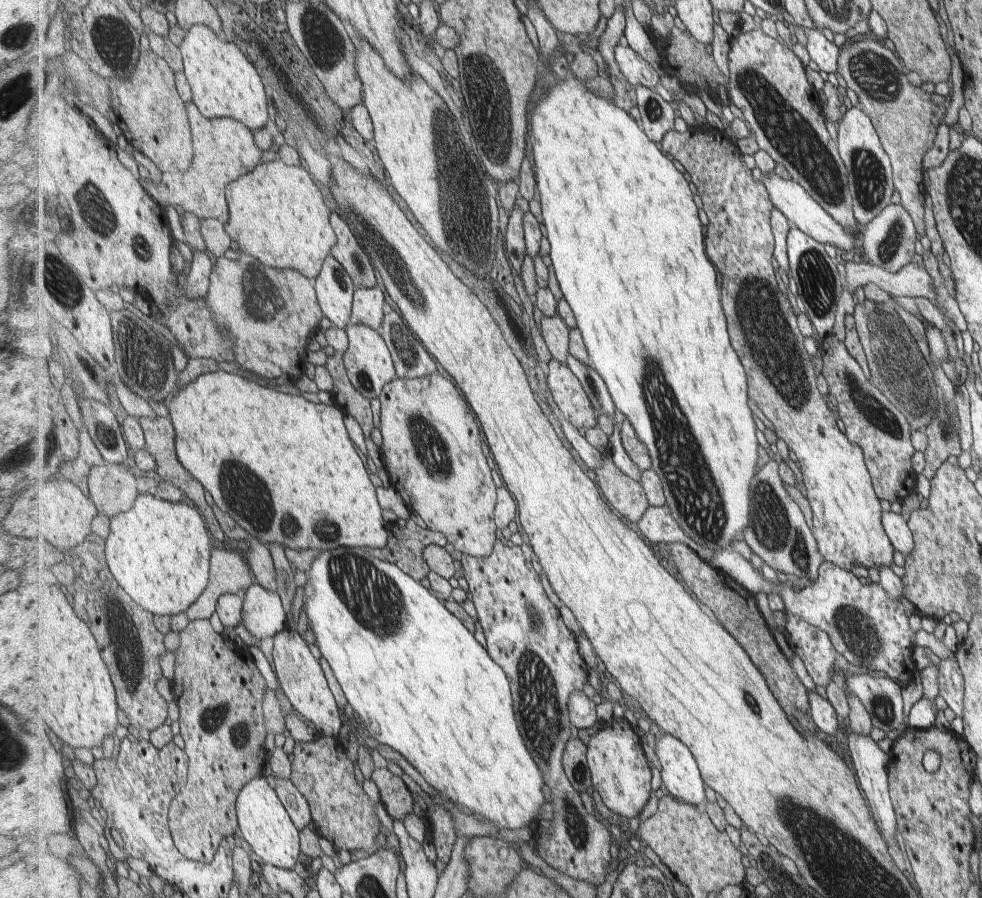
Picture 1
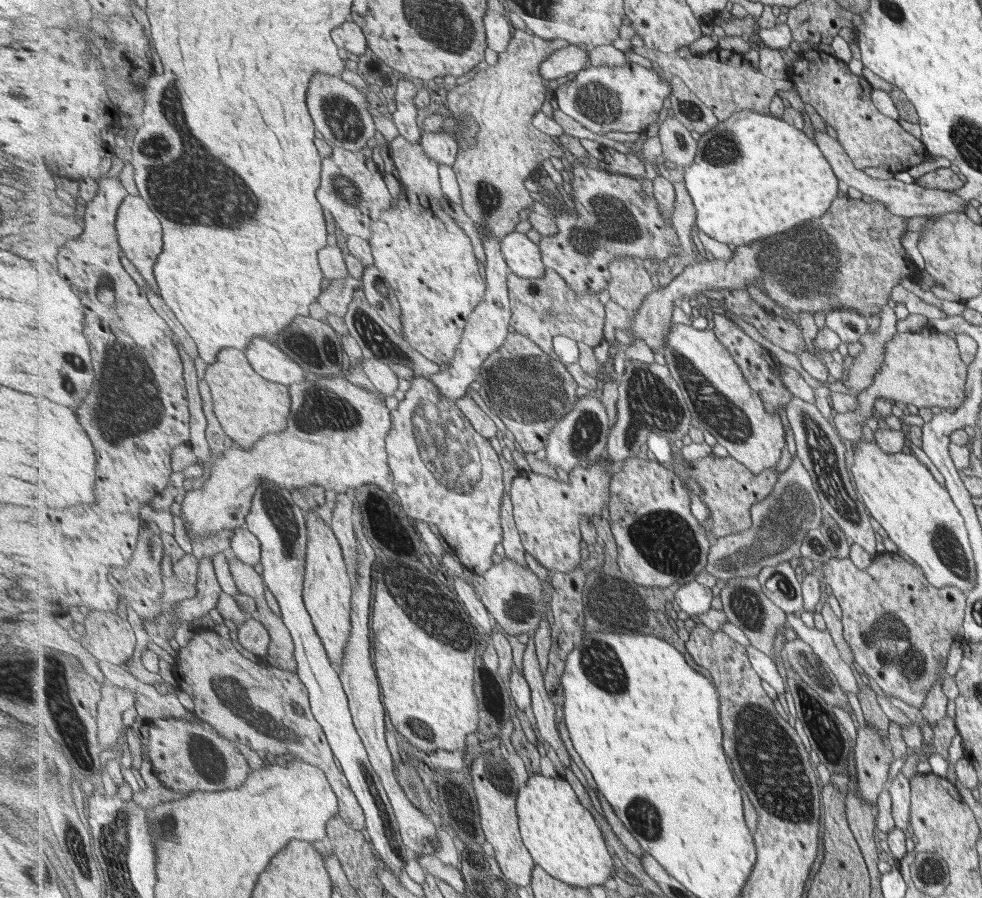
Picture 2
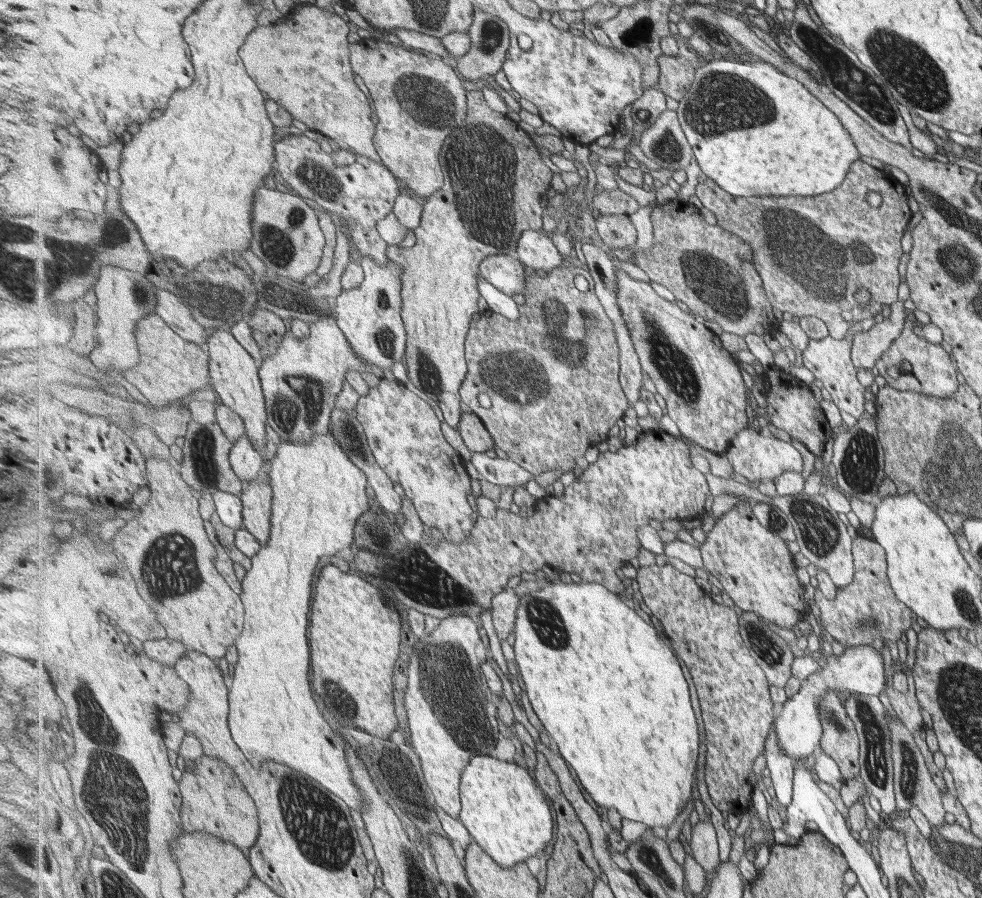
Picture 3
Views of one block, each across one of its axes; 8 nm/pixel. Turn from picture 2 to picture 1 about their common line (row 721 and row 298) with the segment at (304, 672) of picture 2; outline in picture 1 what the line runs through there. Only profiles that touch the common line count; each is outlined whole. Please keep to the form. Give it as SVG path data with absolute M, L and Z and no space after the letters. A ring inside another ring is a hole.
M332 254L316 278L315 288L325 316L331 324L346 330L351 323L357 287L347 269Z

